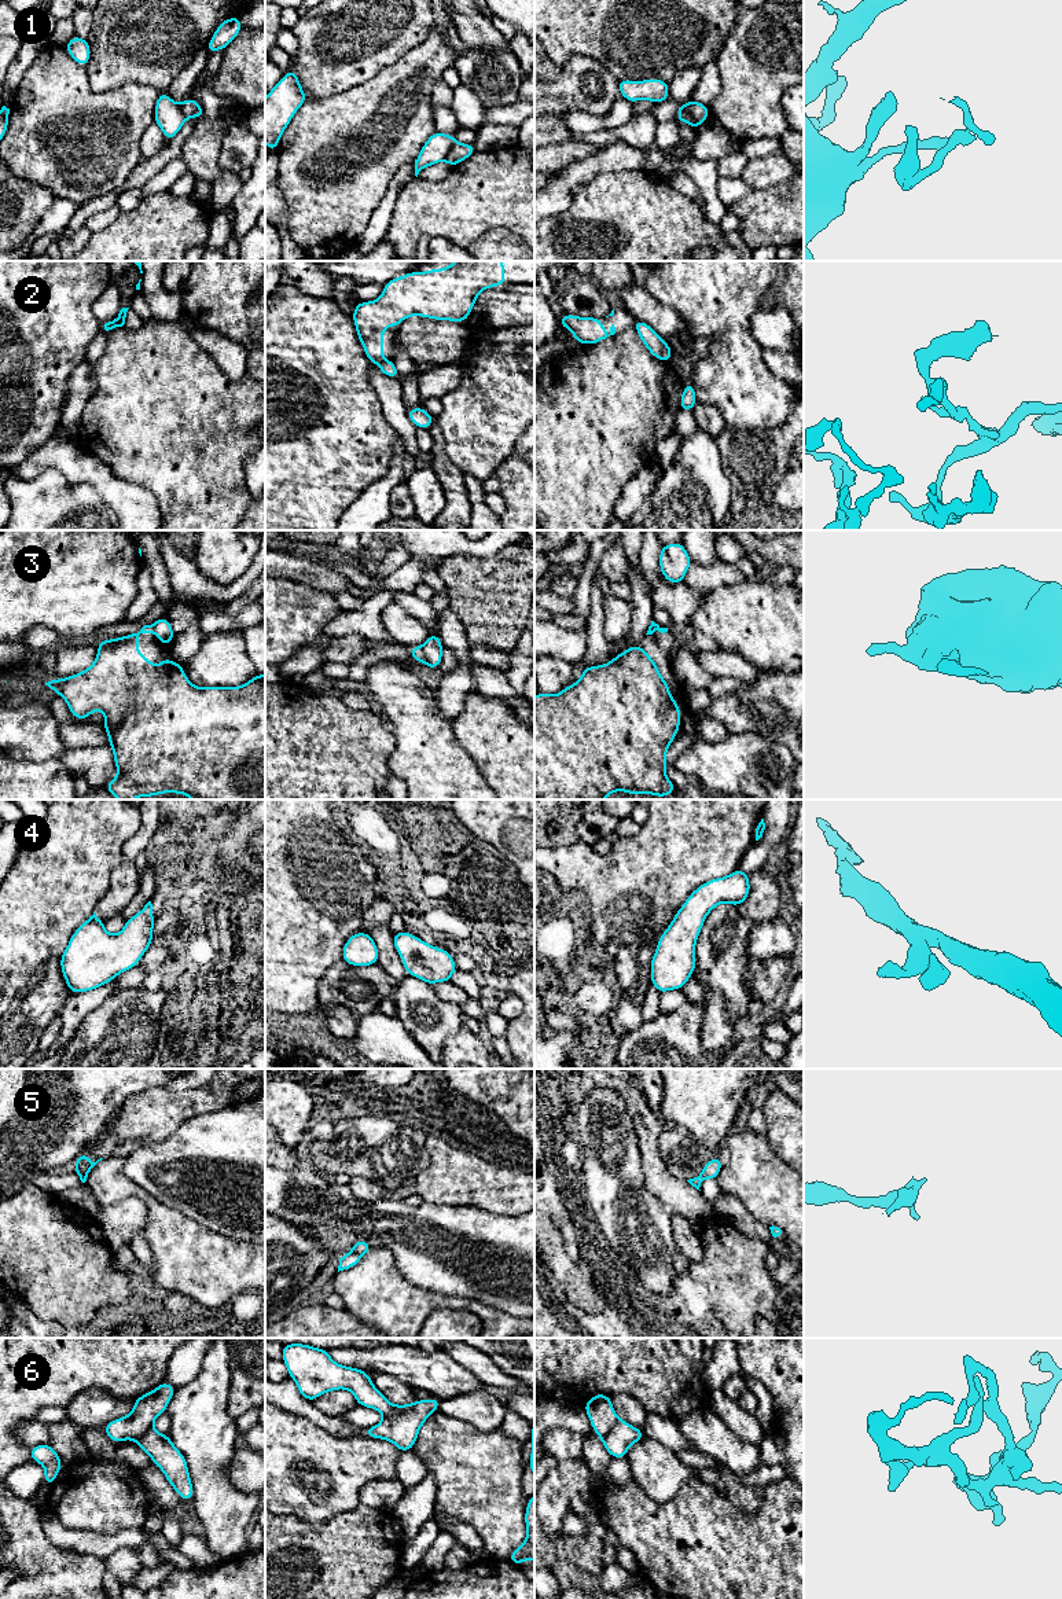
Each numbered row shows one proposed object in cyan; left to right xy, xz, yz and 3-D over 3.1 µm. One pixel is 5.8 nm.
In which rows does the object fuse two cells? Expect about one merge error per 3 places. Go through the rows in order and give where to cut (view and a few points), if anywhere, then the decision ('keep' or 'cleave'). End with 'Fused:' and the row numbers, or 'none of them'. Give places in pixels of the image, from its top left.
1: yz (679, 111), (684, 111), (695, 127) | cleave
2: xy (113, 322), (113, 326), (106, 333) | cleave
3: xz (419, 647), (426, 662) | cleave
4: no cut | keep
5: xy (92, 1162), (77, 1173) | cleave
6: xz (414, 1404), (404, 1412), (383, 1418) | cleave
Fused: 1, 2, 3, 5, 6

